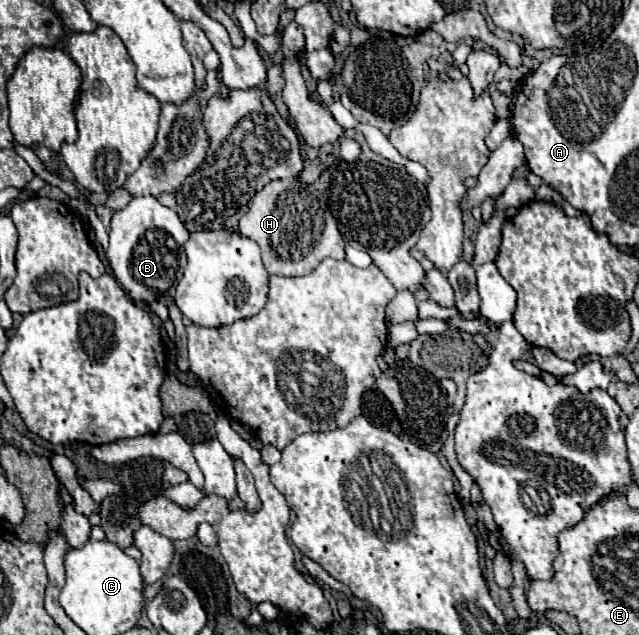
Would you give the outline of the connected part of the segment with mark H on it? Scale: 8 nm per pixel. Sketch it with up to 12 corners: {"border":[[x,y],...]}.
{"border":[[275,180],[239,220],[267,272],[305,276],[345,240],[315,186]]}

